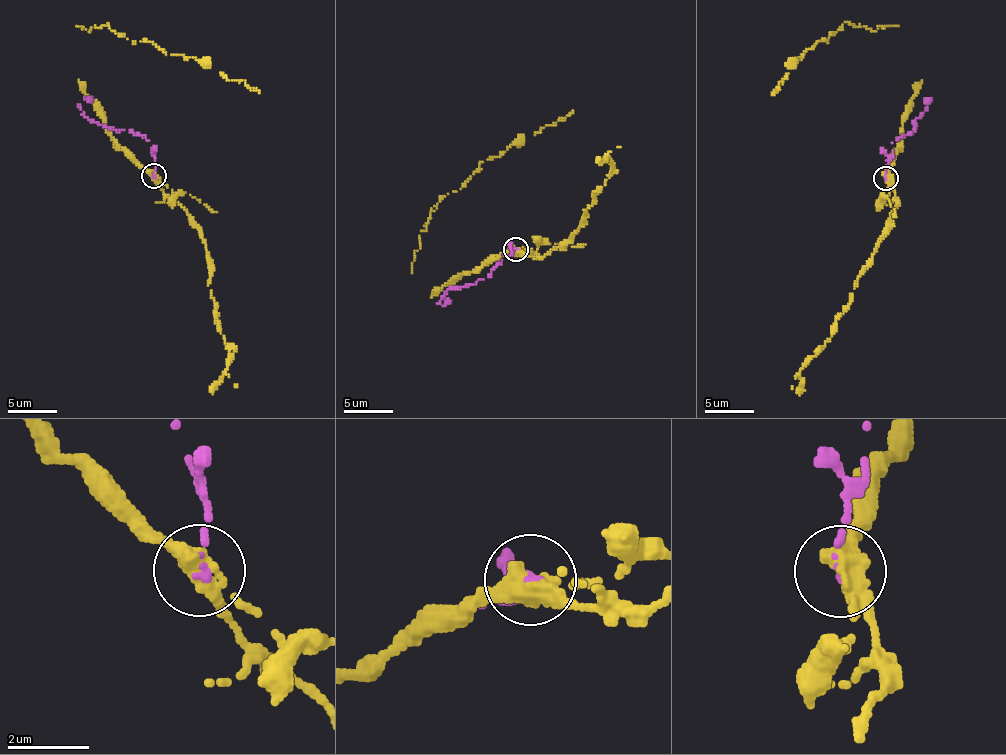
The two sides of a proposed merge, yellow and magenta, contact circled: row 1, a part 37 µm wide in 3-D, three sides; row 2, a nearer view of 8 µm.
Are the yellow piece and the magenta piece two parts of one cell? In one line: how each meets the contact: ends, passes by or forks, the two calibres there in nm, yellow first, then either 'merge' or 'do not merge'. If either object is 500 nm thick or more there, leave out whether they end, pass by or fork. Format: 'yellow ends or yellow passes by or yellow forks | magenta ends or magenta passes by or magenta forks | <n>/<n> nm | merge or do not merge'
yellow forks | magenta ends | 380/180 nm | do not merge

